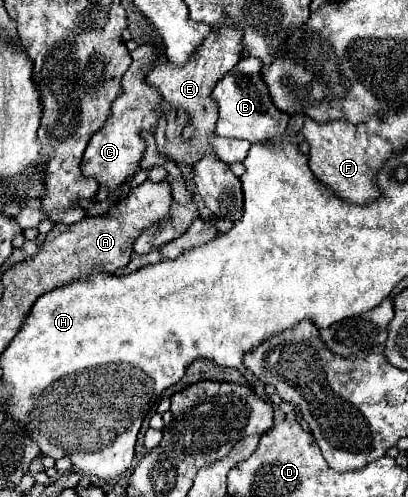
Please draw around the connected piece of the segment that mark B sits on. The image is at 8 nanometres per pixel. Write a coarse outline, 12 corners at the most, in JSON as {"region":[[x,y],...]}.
{"region":[[241,58],[211,92],[217,134],[279,140],[281,112],[259,58]]}

